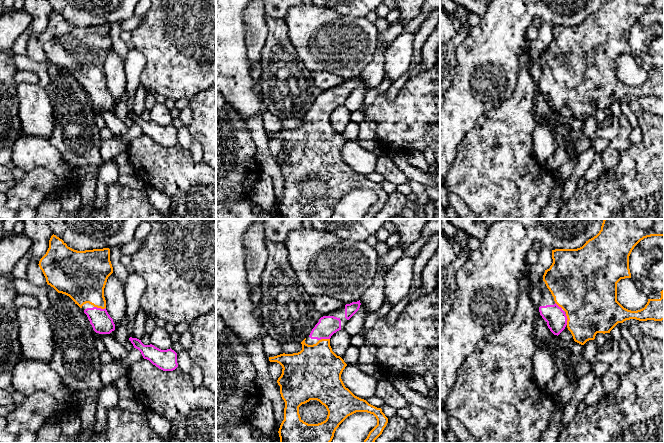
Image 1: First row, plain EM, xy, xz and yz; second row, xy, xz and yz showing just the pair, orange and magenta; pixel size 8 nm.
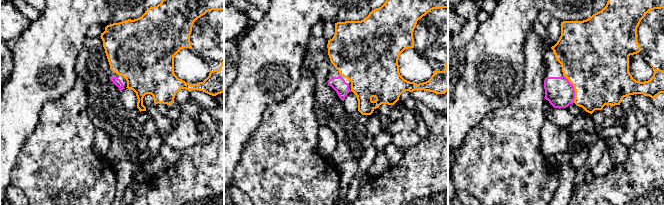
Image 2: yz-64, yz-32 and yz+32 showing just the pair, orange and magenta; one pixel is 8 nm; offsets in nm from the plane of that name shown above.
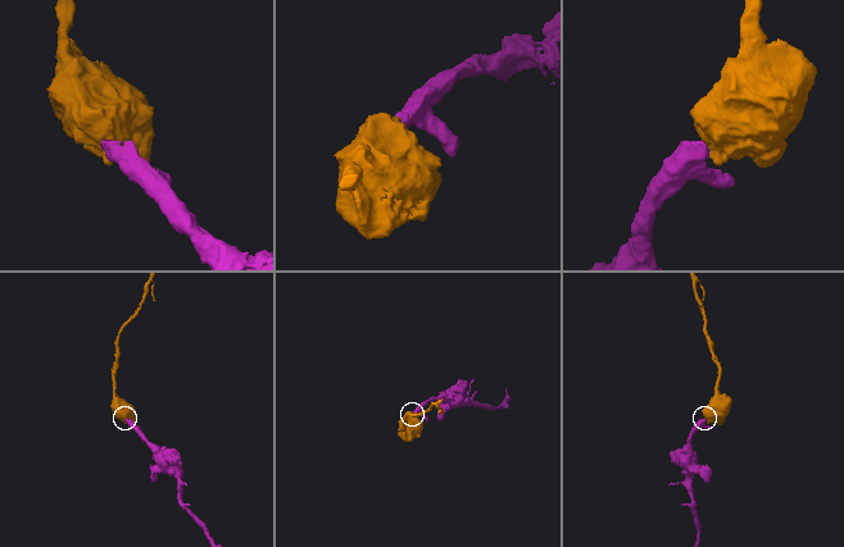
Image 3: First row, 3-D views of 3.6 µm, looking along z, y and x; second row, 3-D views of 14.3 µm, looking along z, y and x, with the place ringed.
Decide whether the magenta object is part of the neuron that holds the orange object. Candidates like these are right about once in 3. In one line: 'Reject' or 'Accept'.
Accept

